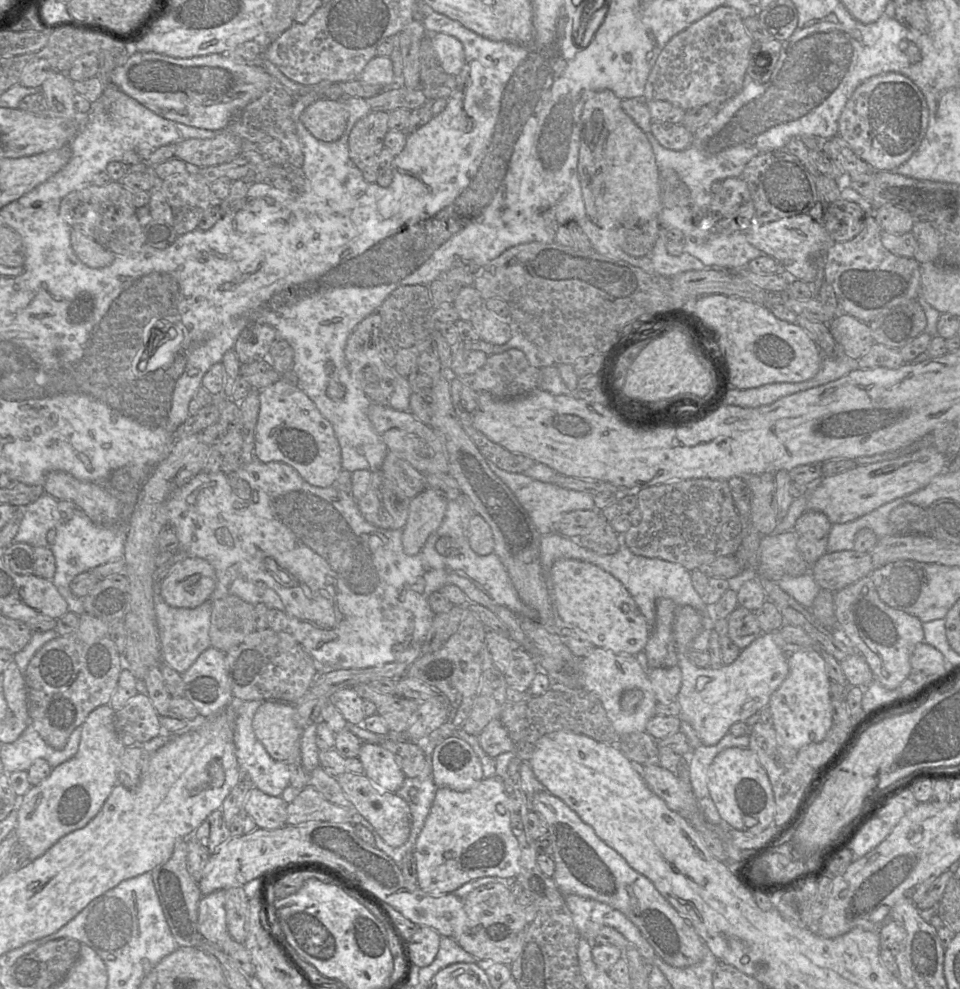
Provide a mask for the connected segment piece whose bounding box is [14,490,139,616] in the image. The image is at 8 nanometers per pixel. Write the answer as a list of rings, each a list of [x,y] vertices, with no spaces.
[[[108,491],[121,501],[121,521],[112,526],[95,524],[83,511],[77,510],[73,518],[63,520],[58,511],[58,500],[43,493],[31,504],[18,508],[19,529],[14,542],[24,542],[33,547],[49,547],[55,557],[56,571],[51,580],[68,604],[69,611],[82,615],[83,599],[75,596],[70,589],[71,581],[80,573],[90,571],[100,565],[123,558],[128,534],[128,520],[138,500],[139,491],[120,493]]]

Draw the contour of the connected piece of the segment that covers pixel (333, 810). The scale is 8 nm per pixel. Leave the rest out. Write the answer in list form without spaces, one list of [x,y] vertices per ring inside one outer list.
[[[308,785],[288,803],[286,825],[296,826],[313,821],[350,822],[350,811],[329,802],[320,792]]]

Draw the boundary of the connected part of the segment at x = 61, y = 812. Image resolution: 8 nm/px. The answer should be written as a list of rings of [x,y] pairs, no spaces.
[[[109,705],[94,709],[80,726],[81,737],[77,753],[70,760],[52,768],[48,778],[32,786],[20,799],[16,807],[17,841],[27,850],[30,860],[35,860],[47,852],[65,835],[85,827],[101,810],[104,802],[118,784],[117,774],[125,746],[120,741],[114,725],[115,711]]]

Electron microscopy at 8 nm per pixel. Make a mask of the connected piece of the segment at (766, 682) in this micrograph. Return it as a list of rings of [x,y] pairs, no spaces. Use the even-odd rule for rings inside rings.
[[[681,606],[676,610],[673,623],[673,635],[677,651],[678,666],[682,672],[682,684],[677,695],[680,704],[680,719],[689,722],[698,734],[702,744],[715,745],[727,733],[730,727],[738,722],[745,721],[751,715],[767,706],[771,695],[782,684],[789,673],[788,654],[775,641],[775,632],[765,632],[757,637],[749,646],[744,648],[738,658],[729,665],[720,667],[700,668],[688,658],[692,641],[702,630],[702,615],[691,606]]]

